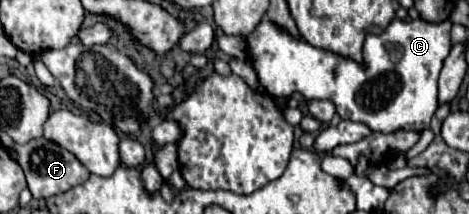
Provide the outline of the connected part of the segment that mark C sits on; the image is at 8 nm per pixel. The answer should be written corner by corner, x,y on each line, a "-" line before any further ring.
263,19
253,29
253,33
249,33
247,45
249,45
251,65
259,77
259,83
277,99
287,101
293,93
301,93
307,99
331,99
341,119
365,123
373,131
393,133
399,129
423,131
429,127
429,121
439,105
437,77
451,49
449,33
451,33
451,21
427,23
425,19
415,19
407,23
403,19
393,19
383,33
367,35
363,45
363,65
353,59
345,59
337,53
313,47
301,37
289,37
285,29
277,29
277,25
273,25
269,19

